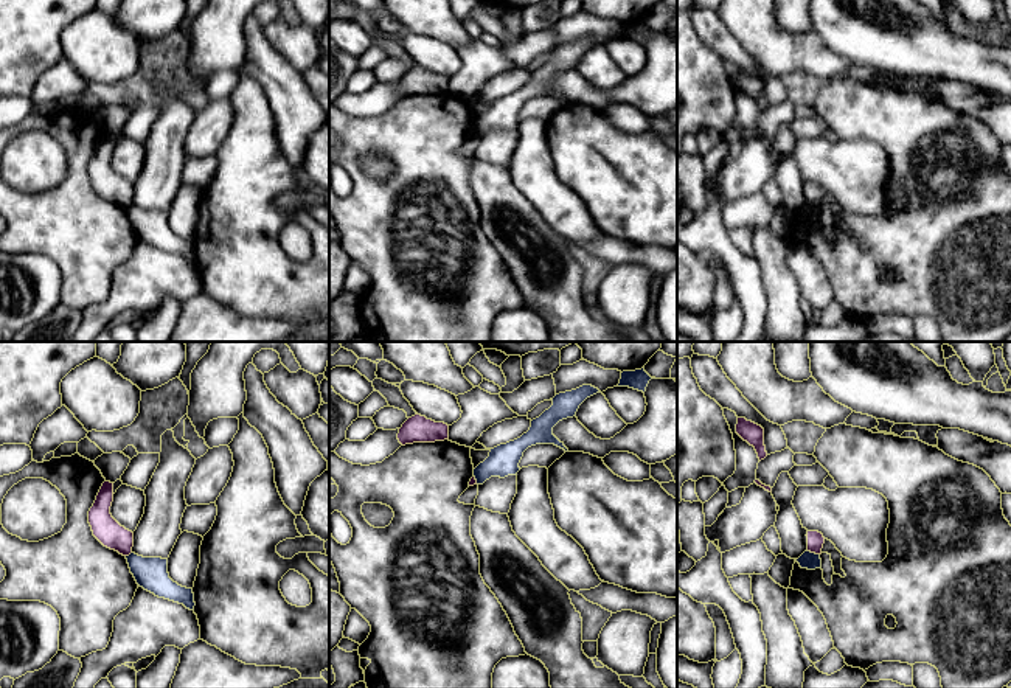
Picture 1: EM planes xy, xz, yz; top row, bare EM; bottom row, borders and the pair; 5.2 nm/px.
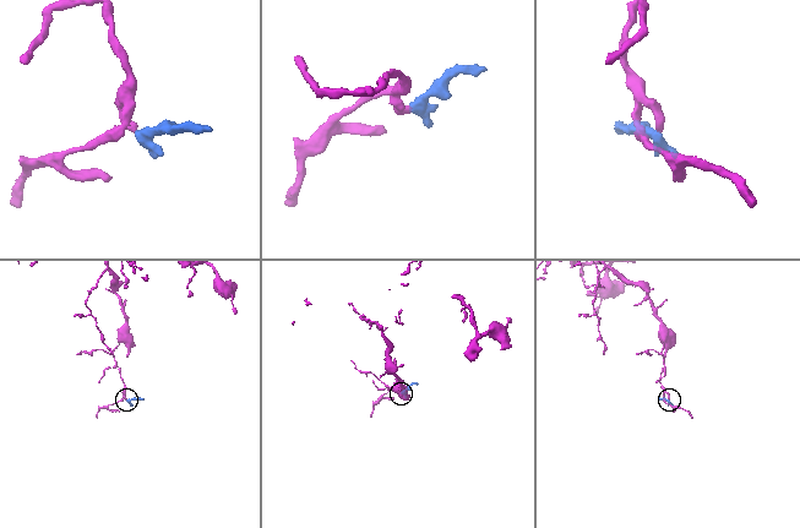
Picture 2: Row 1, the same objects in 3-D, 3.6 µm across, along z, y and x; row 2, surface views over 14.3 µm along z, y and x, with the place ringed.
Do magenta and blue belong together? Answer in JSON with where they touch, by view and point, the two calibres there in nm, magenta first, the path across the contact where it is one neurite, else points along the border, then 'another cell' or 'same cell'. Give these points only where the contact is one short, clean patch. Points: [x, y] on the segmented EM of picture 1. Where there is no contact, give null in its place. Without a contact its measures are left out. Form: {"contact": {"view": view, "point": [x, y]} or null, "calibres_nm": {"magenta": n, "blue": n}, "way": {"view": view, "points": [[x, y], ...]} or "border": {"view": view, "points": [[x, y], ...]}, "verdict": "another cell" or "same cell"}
{"contact": {"view": "yz", "point": [812, 552]}, "calibres_nm": {"magenta": 90, "blue": 90}, "border": {"view": "yz", "points": [[806, 550], [819, 555]]}, "verdict": "another cell"}

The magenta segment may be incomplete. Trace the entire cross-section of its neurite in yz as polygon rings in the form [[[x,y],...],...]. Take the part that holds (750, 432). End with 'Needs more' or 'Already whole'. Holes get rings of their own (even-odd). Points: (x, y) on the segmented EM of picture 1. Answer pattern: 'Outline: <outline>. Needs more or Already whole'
Outline: [[[738,418],[736,433],[755,447],[759,461],[767,457],[764,446],[764,429],[761,426],[747,421],[745,418]]]. Already whole

